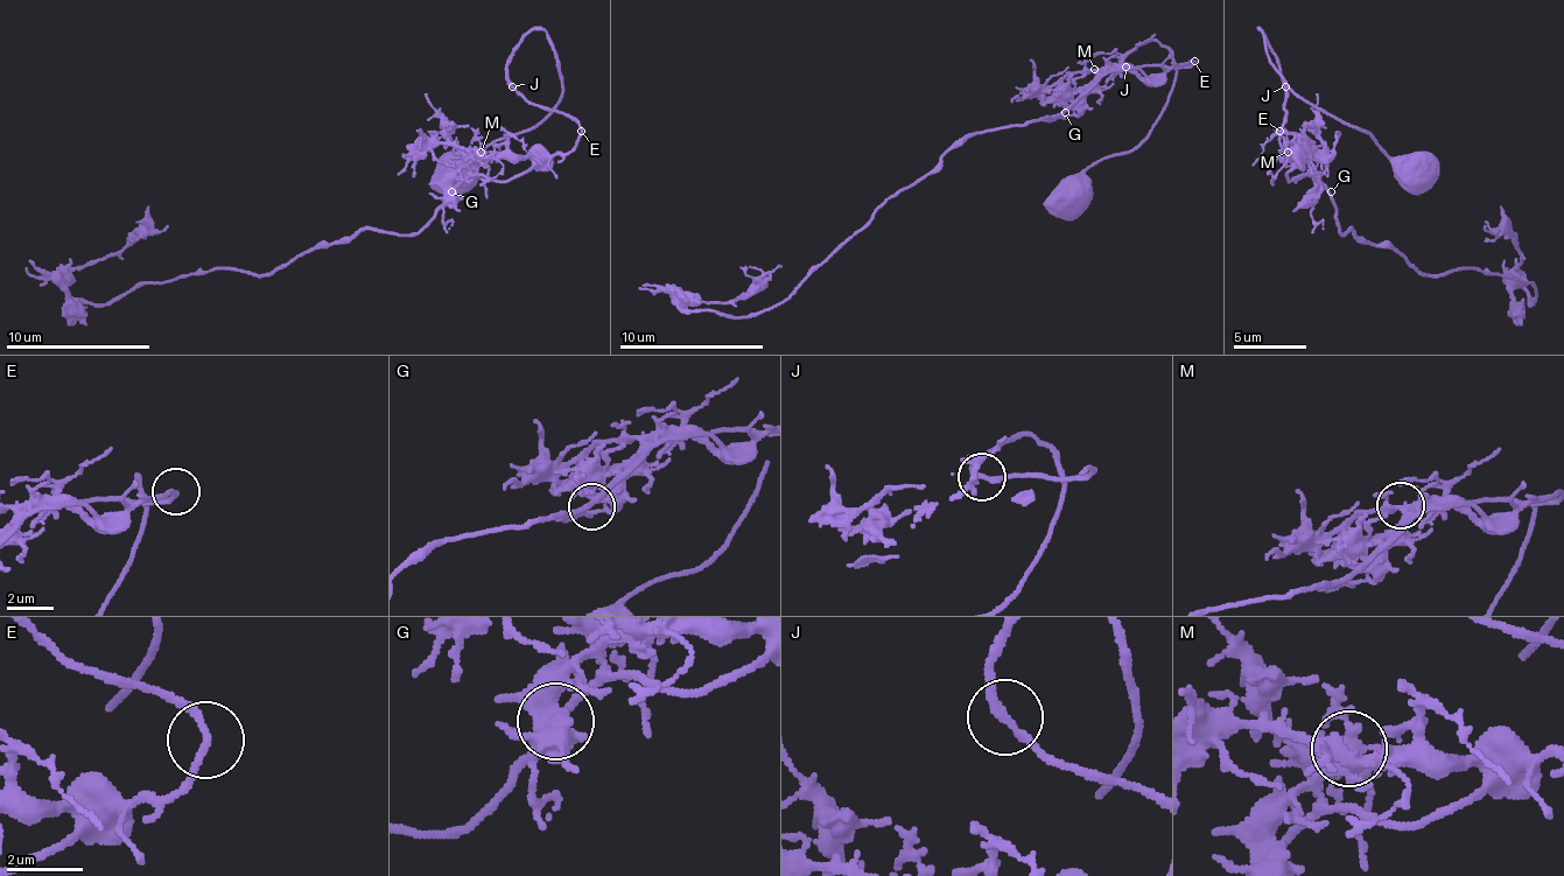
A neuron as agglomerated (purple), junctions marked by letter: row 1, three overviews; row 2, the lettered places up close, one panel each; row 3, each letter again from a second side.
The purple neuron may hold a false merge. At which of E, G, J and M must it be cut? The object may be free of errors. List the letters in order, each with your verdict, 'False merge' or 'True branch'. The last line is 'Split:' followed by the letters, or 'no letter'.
E: True branch
G: True branch
J: True branch
M: True branch
Split: no letter

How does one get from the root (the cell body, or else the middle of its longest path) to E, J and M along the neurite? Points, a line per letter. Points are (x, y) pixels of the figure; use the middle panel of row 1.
E: (1068, 109), (1108, 72), (1141, 69), (1148, 76), (1156, 76), (1196, 62)
J: (1068, 109), (1108, 72), (1141, 69), (1148, 76), (1156, 76), (1196, 62), (1189, 65), (1127, 65)
M: (1068, 109), (1084, 95), (1094, 69)

